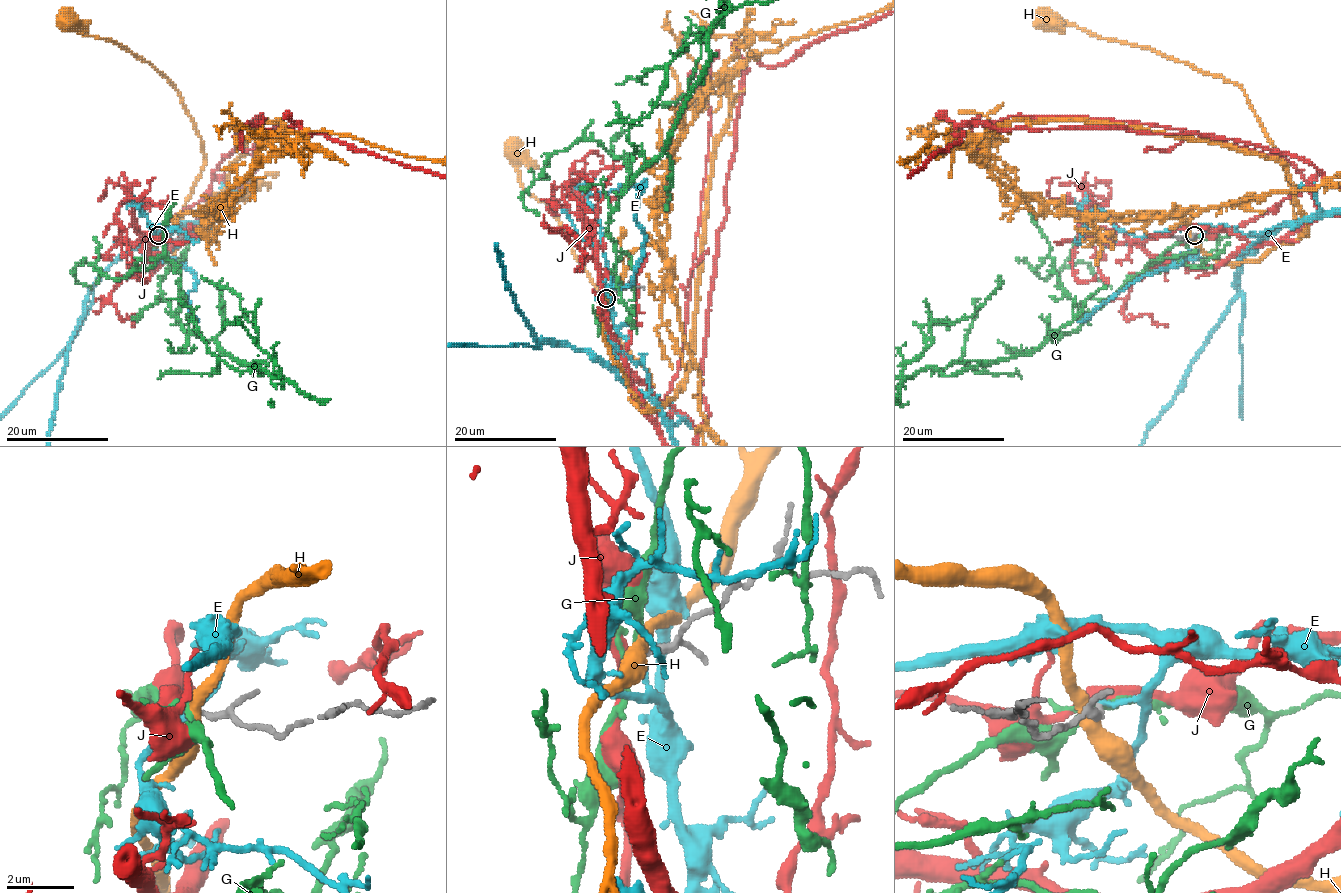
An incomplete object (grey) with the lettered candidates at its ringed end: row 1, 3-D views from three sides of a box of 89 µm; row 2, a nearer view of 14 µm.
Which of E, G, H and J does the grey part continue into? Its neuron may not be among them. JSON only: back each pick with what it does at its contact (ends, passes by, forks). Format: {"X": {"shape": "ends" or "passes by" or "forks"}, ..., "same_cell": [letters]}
{"same_cell": []}

